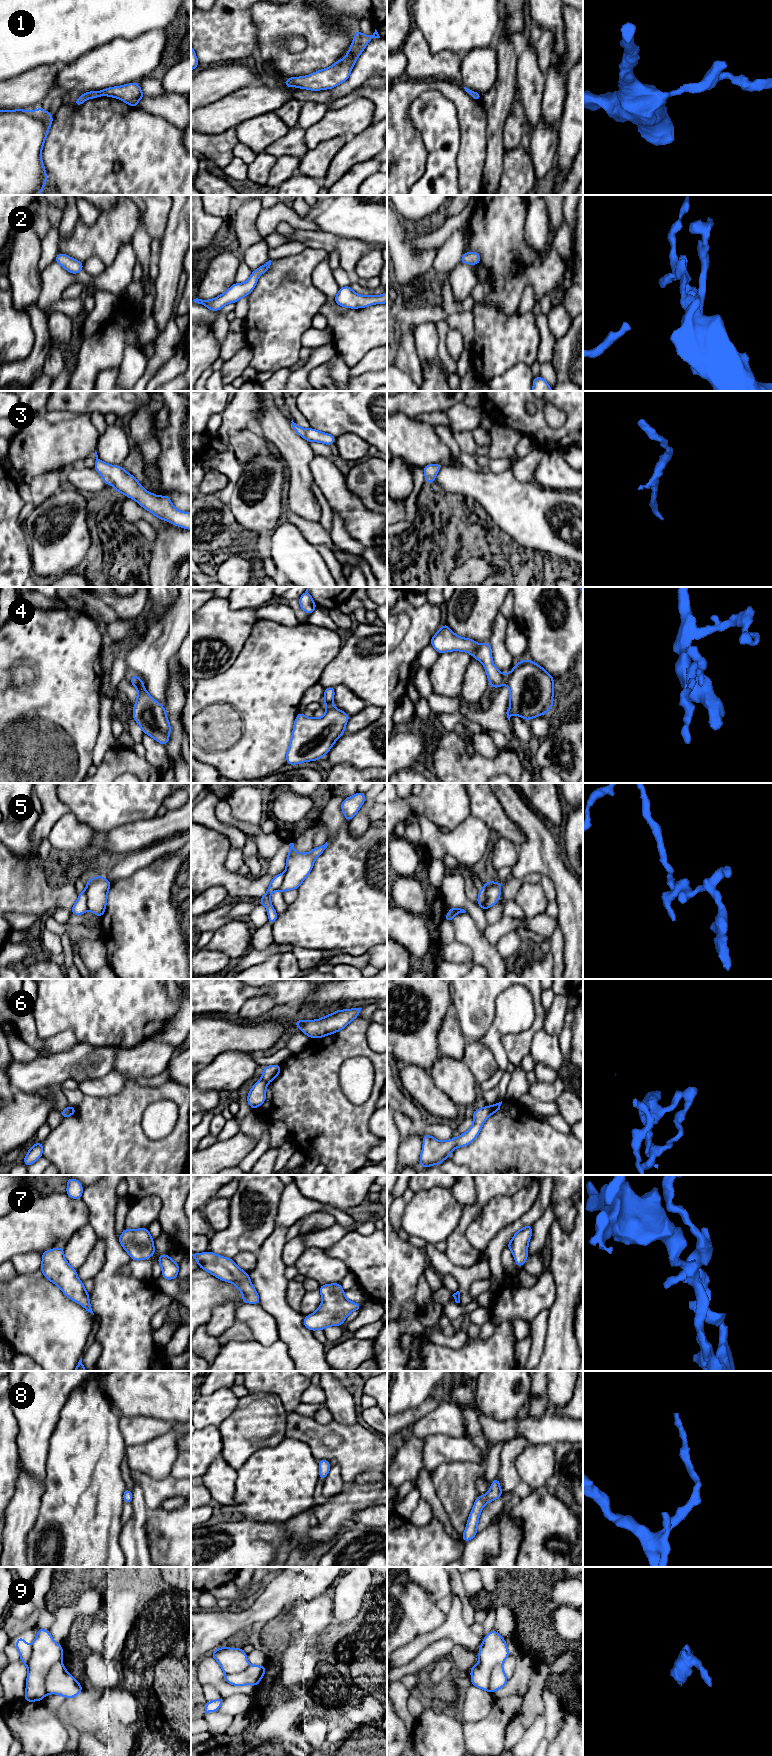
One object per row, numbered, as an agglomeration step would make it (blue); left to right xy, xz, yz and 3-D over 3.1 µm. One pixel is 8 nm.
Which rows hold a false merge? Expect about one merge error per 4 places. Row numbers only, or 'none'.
5, 6, 9

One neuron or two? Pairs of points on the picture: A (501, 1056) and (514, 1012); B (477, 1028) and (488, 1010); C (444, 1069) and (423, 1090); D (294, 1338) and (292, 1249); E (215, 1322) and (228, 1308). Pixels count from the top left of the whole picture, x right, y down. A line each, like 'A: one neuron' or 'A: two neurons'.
A: one neuron
B: one neuron
C: two neurons
D: two neurons
E: one neuron

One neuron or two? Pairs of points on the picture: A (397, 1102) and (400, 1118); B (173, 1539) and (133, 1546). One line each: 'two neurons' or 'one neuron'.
A: two neurons
B: two neurons

